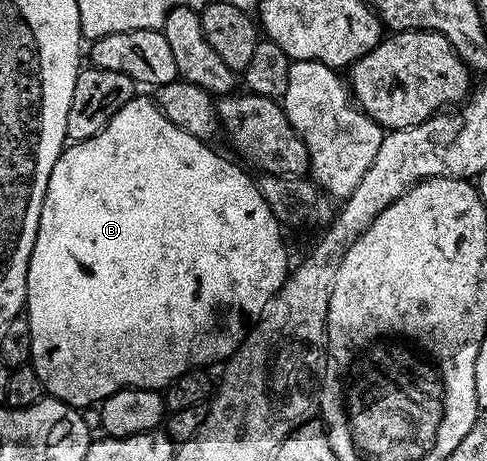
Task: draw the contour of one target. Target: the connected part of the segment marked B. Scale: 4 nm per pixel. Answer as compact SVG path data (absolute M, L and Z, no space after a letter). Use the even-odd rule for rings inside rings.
M151 98L130 100L113 114L111 121L96 136L64 147L53 166L53 174L49 174L49 186L45 190L39 229L27 271L25 315L31 331L29 363L37 370L48 397L87 410L90 404L98 405L123 388L166 389L188 369L199 370L207 366L203 364L230 358L239 349L245 330L254 325L267 309L268 302L278 294L289 271L287 248L283 245L284 229L273 210L269 210L269 202L265 202L253 176L251 180L252 173L246 167L238 168L233 161L218 156L211 147L210 143L173 126Z

